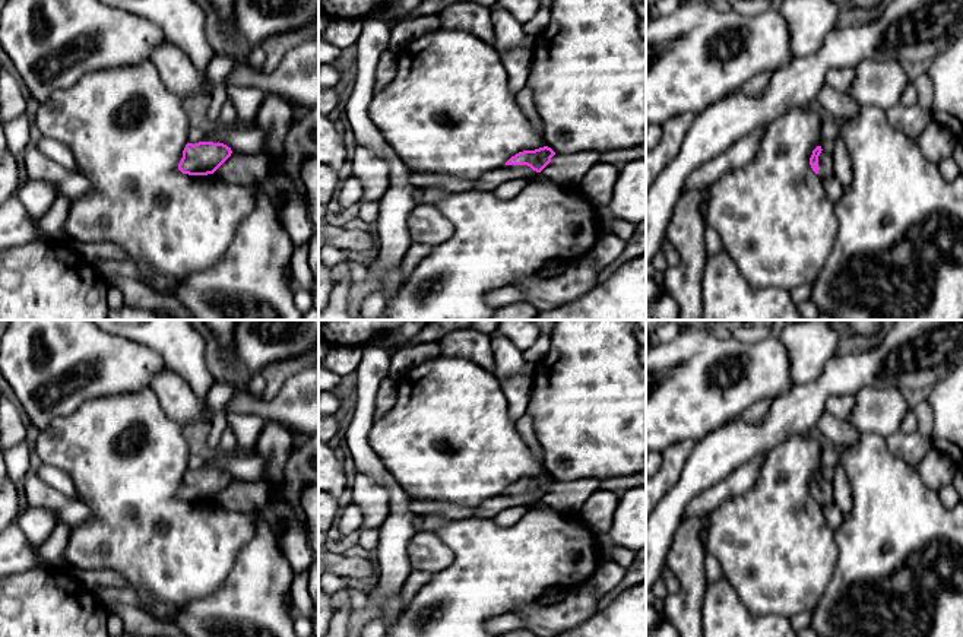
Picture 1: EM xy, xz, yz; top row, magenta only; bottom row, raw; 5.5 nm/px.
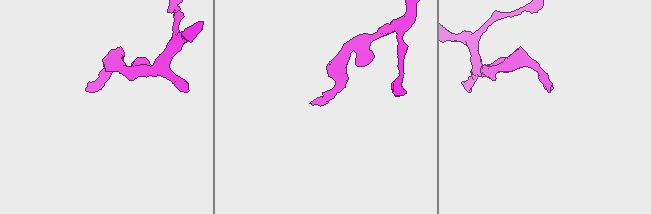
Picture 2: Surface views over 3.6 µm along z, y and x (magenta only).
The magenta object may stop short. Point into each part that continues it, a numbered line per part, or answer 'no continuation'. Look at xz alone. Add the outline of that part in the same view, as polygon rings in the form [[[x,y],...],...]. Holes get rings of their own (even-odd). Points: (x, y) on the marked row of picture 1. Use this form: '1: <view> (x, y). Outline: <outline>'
1: xz (490, 181). Outline: [[[504,165],[491,171],[473,183],[473,190],[494,191],[500,184],[516,178],[525,178],[532,171],[528,165]]]

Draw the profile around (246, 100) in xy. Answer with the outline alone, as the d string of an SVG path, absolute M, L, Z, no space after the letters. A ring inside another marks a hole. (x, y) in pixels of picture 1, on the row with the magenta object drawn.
M228 85L228 99L232 102L238 120L247 123L256 120L257 111L266 98L266 92L250 85Z

